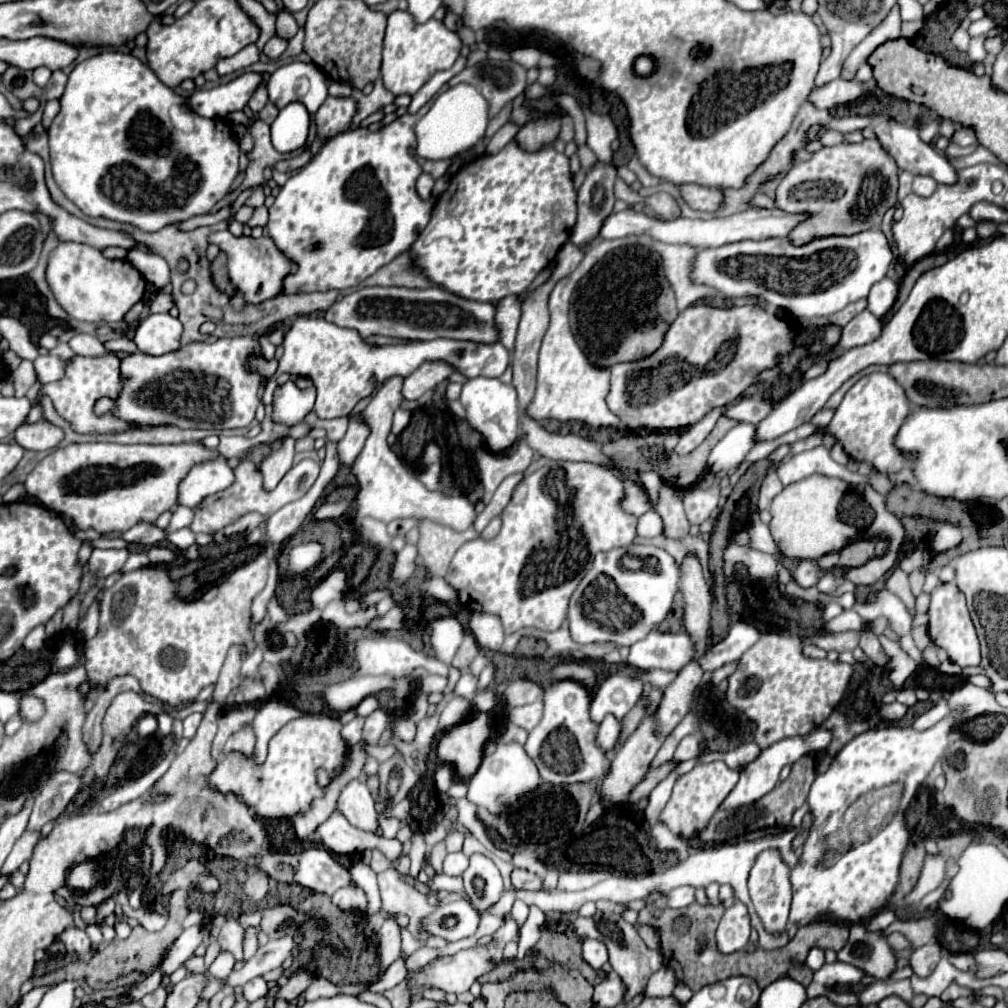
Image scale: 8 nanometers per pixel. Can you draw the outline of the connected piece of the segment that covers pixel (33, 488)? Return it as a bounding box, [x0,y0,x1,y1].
[25,443,217,535]

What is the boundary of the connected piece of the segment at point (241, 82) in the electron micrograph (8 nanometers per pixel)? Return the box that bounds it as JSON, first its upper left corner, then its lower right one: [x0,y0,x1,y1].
[187,73,263,119]

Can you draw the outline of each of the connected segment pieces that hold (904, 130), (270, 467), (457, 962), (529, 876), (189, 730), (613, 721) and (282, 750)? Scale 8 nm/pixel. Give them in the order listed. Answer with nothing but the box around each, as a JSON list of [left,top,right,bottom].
[[875,119,959,185],[261,437,295,489],[415,941,503,993],[511,869,541,889],[183,713,203,739],[597,715,621,749],[207,711,349,821]]

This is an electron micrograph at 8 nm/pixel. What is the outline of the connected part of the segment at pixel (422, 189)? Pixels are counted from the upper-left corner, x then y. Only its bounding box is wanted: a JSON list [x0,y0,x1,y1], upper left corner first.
[417,173,435,201]

